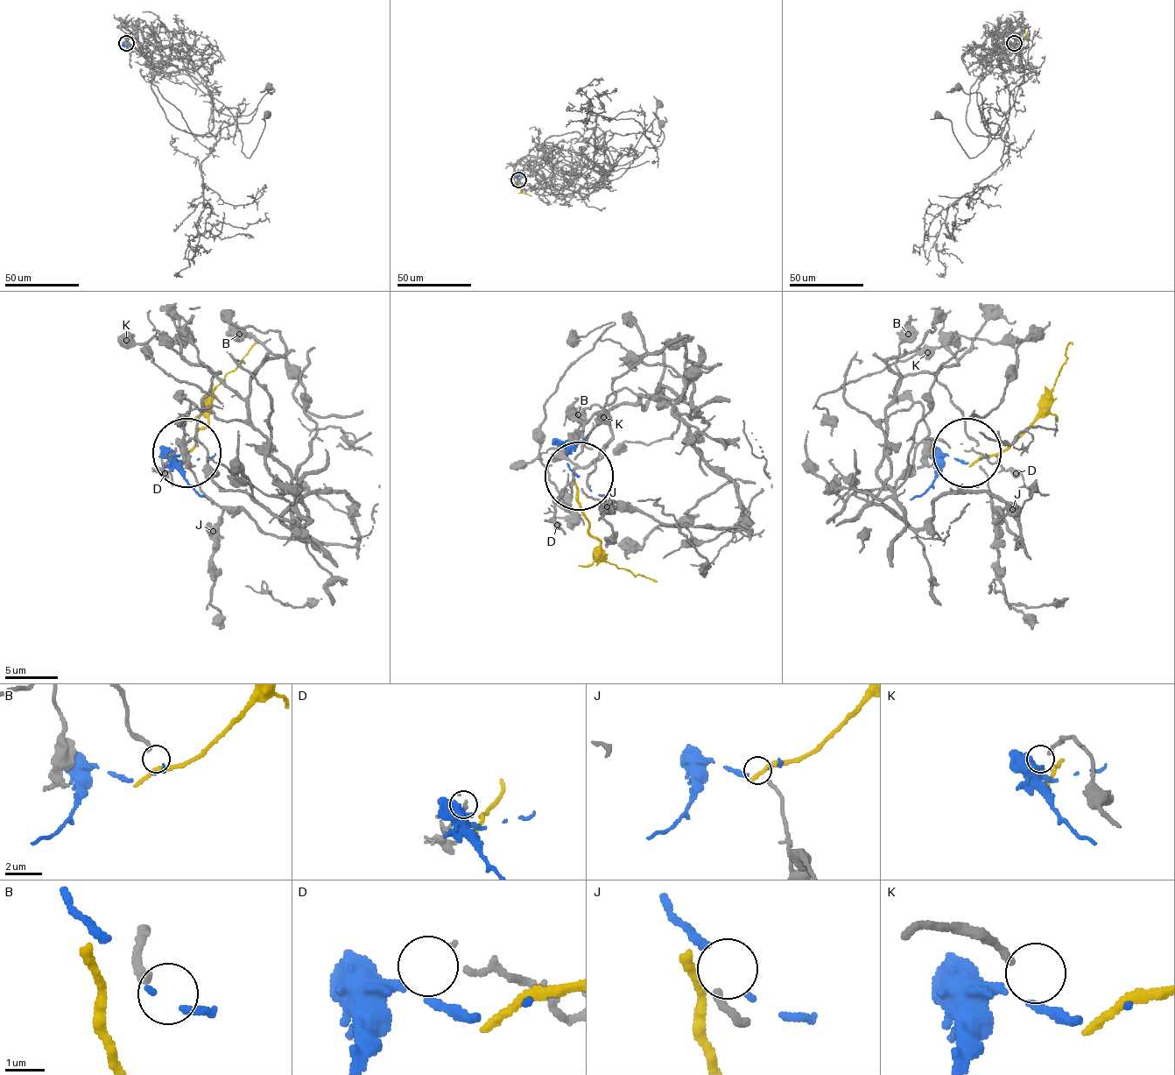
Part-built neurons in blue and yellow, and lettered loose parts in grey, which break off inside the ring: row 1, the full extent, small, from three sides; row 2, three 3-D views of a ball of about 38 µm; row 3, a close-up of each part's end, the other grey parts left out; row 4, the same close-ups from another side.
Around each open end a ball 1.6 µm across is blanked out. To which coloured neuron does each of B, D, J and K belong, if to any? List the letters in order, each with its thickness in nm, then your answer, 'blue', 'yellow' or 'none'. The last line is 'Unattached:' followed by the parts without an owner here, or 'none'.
B: 240 nm thick; none
D: 90 nm thick; none
J: 200 nm thick; blue
K: 190 nm thick; none
Unattached: B, D, K

